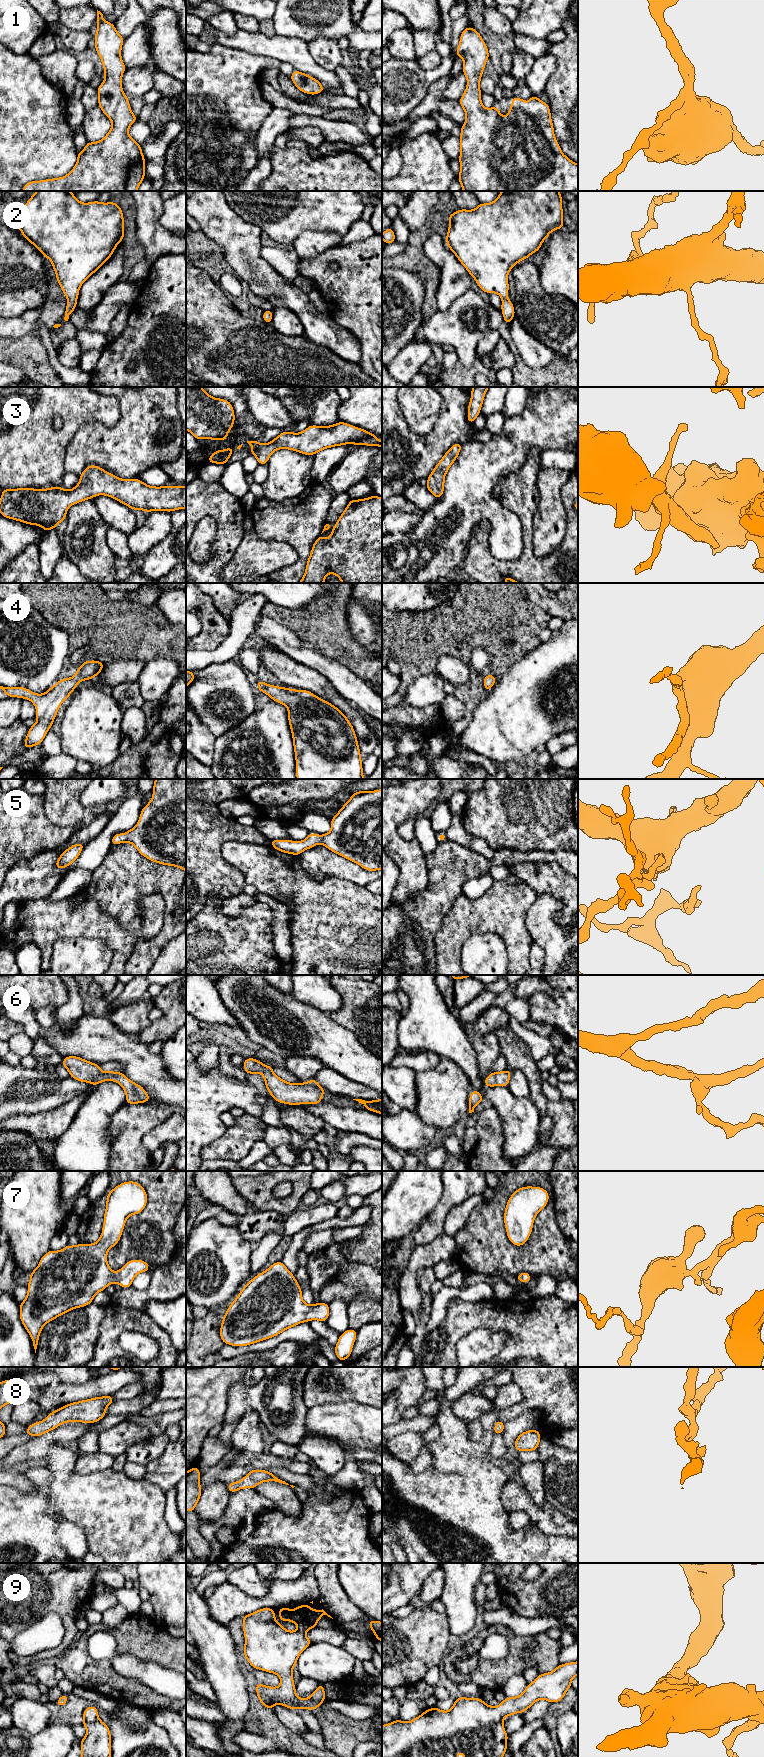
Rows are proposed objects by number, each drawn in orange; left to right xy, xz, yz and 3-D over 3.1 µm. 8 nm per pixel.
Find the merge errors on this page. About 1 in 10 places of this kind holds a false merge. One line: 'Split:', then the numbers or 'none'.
Split: none

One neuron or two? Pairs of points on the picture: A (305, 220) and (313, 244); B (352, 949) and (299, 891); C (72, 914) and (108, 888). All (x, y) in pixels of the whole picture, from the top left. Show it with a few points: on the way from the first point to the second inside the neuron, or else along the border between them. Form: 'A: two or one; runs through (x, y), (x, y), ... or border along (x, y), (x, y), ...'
A: two; border along (331, 233), (304, 230), (291, 246)
B: one; runs through (342, 935), (313, 905)
C: two; border along (84, 889), (98, 906), (110, 915)

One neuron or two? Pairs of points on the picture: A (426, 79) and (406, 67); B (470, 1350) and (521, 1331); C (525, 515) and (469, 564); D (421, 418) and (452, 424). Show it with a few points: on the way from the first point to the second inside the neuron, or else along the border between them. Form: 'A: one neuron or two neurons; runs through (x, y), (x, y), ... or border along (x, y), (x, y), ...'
A: one neuron; runs through (421, 79), (418, 79), (411, 72)
B: two neurons; border along (486, 1329), (508, 1334), (495, 1356)
C: one neuron; runs through (527, 539), (527, 555), (515, 567), (493, 567)
D: two neurons; border along (442, 398), (434, 427), (426, 434), (416, 434)

